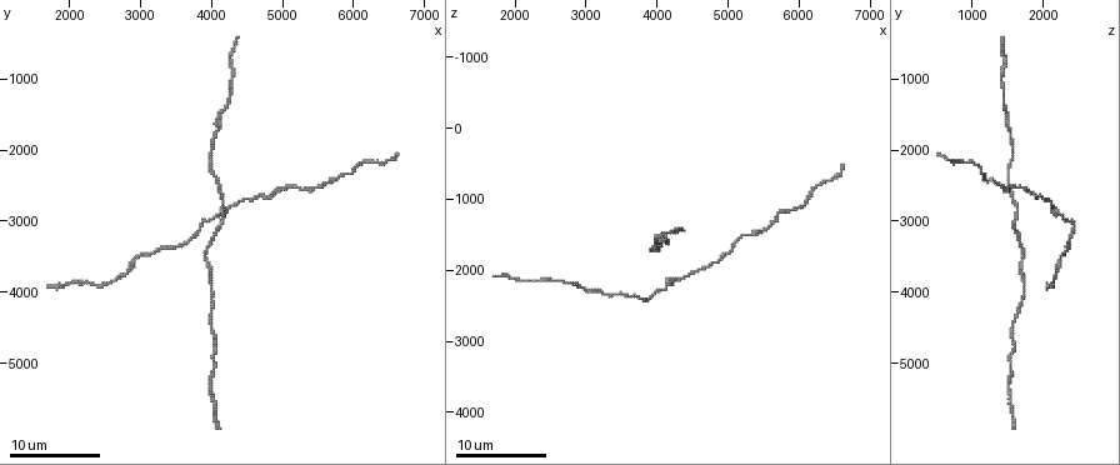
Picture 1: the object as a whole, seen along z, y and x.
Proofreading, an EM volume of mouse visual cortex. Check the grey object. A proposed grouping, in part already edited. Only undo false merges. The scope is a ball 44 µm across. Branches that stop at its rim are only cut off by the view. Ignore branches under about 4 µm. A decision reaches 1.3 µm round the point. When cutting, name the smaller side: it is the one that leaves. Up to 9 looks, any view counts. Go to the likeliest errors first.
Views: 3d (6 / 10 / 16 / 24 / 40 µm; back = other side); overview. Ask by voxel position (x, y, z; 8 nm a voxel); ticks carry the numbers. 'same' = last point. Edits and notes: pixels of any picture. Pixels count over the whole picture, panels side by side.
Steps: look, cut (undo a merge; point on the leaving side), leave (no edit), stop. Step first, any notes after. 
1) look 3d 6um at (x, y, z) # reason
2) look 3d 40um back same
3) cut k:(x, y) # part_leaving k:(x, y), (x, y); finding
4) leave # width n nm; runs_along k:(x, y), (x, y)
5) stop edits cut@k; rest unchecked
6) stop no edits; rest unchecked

look 3d 16um at (4150, 2850, 2150)

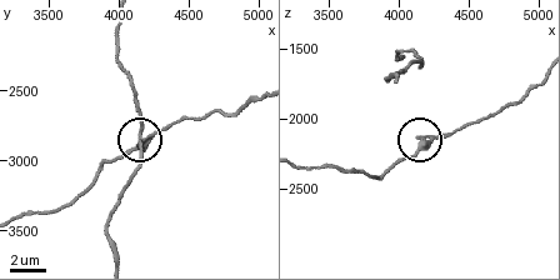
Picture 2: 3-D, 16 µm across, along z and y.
leave # width 290 nm; continuous, no second neuron

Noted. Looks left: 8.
look 3d 6um at (4050, 1750, 1500) # sudden change in width

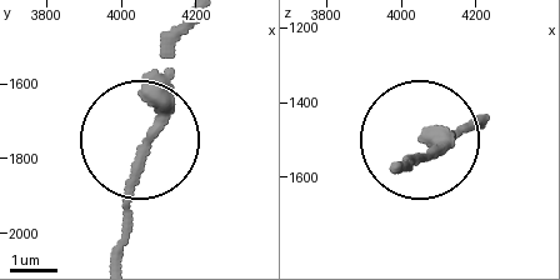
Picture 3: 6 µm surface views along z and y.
leave # all the same neuron

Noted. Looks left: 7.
look 3d 6um at (3950, 3800, 1750) # calibre changes

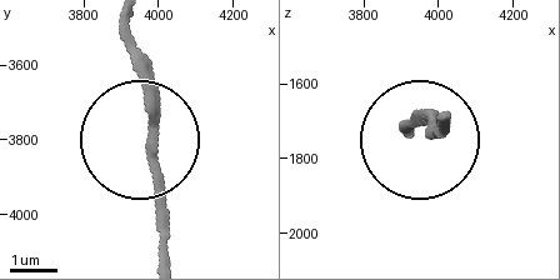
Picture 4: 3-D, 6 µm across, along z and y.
leave # one neuron here

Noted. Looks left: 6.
look 3d 10um at (2750, 3750, 2150) # thick turns thin

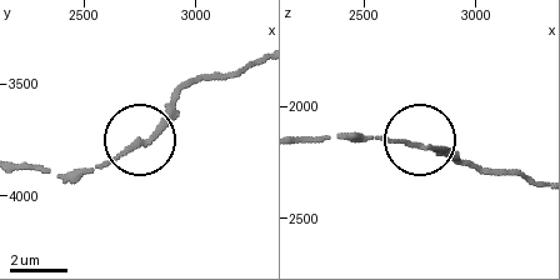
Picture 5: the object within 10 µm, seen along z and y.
look 3d 6um at (2790, 3750, 2180)

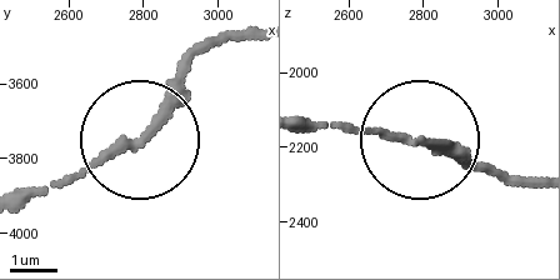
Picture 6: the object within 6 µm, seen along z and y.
leave # width 190 nm; runs_along 6:(258, 30), (210, 41), (150, 125), (23, 205); continuous, no second neuron

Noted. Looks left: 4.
stop no edits; rest unchecked

